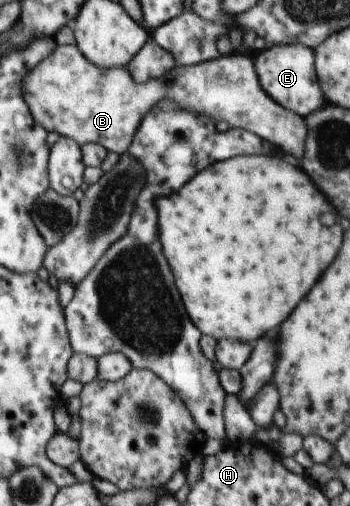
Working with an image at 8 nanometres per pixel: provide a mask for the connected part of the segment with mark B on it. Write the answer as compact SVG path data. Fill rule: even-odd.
M56 44L52 54L24 76L22 94L35 121L44 130L75 139L80 146L98 143L120 155L130 149L143 118L164 101L208 116L214 122L228 122L231 128L252 131L268 142L276 142L276 146L284 146L284 150L298 160L304 154L304 117L280 106L263 89L256 66L248 56L242 56L242 52L212 62L179 66L160 78L136 84L126 68L100 68L76 45Z

